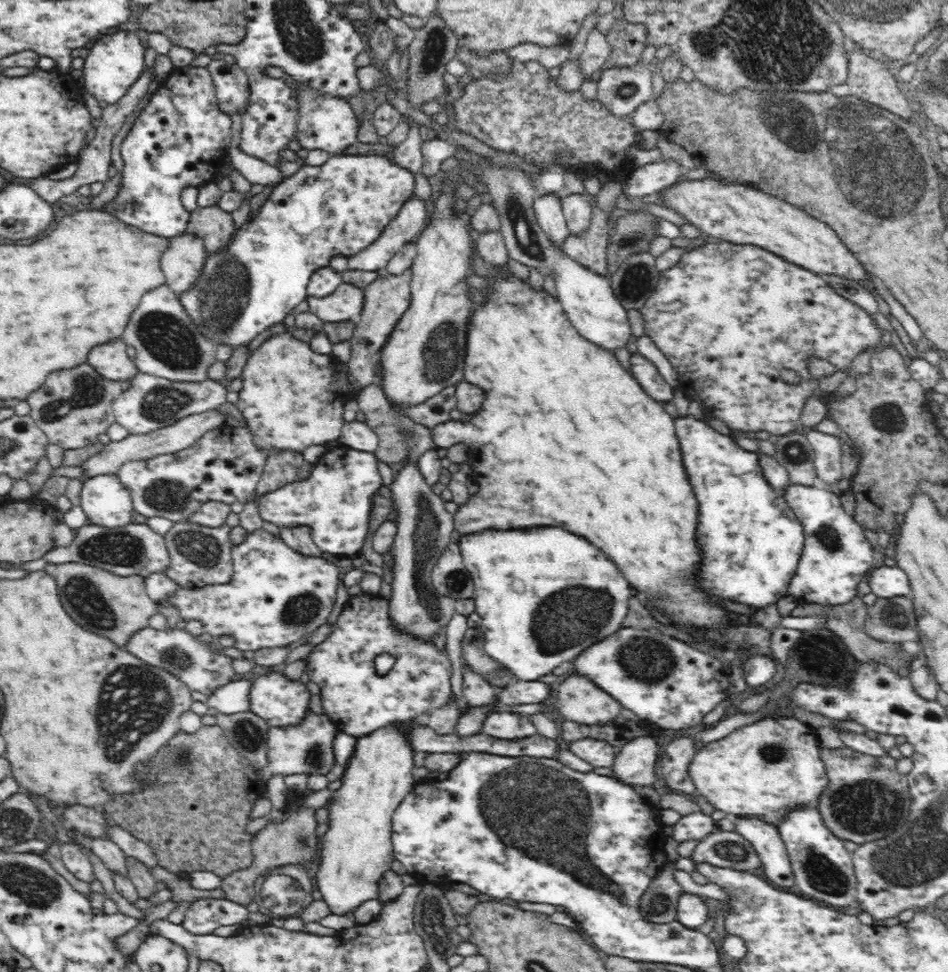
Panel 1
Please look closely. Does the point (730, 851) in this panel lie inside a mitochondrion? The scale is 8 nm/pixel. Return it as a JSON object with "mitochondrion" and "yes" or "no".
{"mitochondrion":"yes"}

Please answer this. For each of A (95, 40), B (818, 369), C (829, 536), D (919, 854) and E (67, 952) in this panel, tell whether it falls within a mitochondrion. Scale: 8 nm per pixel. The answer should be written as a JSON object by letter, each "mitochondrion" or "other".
{"A":"other","B":"other","C":"mitochondrion","D":"mitochondrion","E":"other"}

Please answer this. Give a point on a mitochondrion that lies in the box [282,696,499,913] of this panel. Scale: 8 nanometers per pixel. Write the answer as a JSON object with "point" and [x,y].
{"point":[315,757]}

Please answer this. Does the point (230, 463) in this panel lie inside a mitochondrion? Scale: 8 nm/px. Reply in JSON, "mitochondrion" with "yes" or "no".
{"mitochondrion":"no"}

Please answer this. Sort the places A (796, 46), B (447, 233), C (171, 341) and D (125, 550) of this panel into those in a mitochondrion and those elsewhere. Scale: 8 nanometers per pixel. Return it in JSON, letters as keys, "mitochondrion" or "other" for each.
{"A":"mitochondrion","B":"other","C":"mitochondrion","D":"mitochondrion"}

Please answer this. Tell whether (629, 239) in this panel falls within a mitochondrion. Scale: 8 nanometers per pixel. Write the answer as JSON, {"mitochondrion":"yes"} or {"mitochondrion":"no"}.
{"mitochondrion":"yes"}

